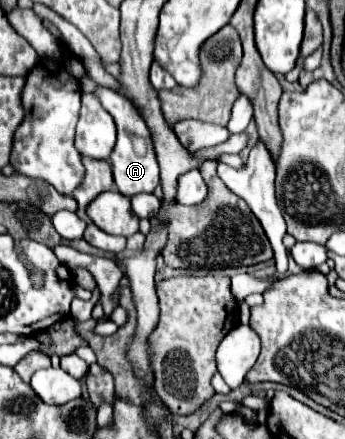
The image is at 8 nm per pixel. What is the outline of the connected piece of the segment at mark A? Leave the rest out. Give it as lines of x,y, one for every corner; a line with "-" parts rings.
100,87
96,91
96,95
98,95
102,107
112,115
116,129
118,129
118,141
110,155
110,165
112,165
114,183
116,183
118,191
126,197
134,197
138,193
152,193
160,185
160,171
158,171
158,161
154,155
152,141
150,141
150,131
148,131
144,119
138,115
134,105
120,93

